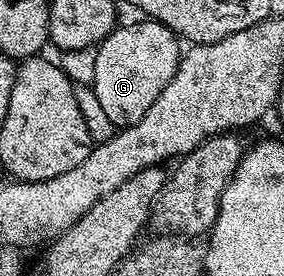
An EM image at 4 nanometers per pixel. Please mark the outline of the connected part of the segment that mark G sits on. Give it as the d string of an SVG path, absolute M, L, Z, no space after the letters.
M154 20L139 21L143 22L135 22L132 26L120 25L112 30L102 42L98 43L95 50L93 89L97 100L101 103L101 109L105 111L105 116L109 116L109 120L113 120L113 124L117 128L137 124L137 120L141 120L141 116L145 116L145 112L149 112L149 108L153 108L153 100L157 100L157 96L161 96L165 84L169 84L169 80L173 80L179 67L181 42L176 34L167 26L162 26L161 23Z

